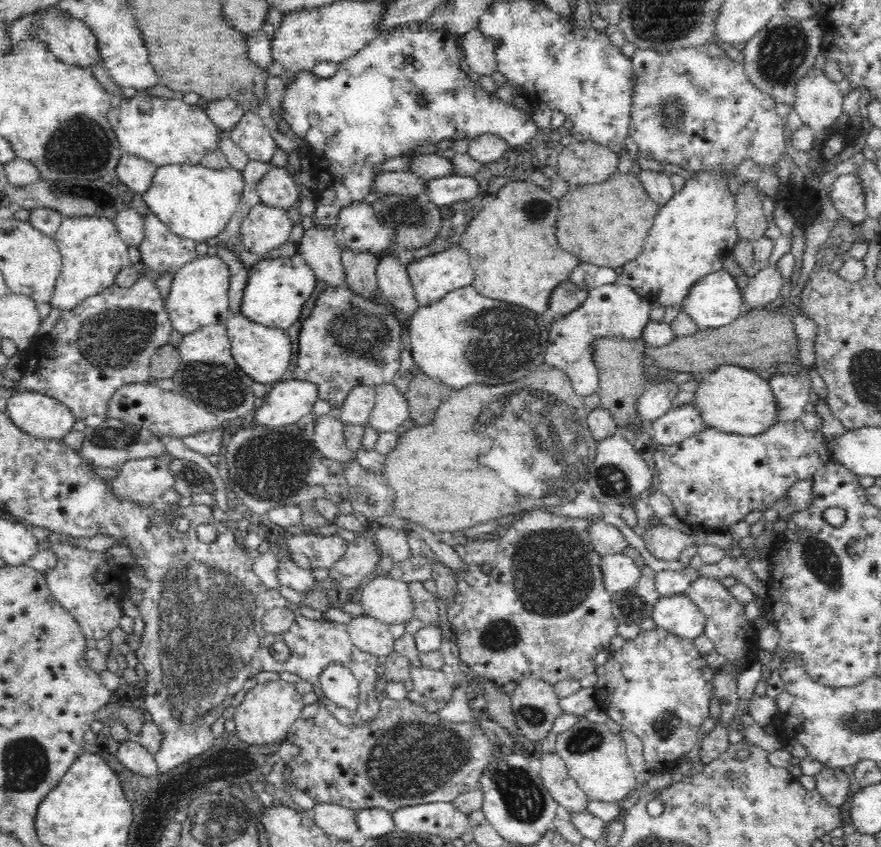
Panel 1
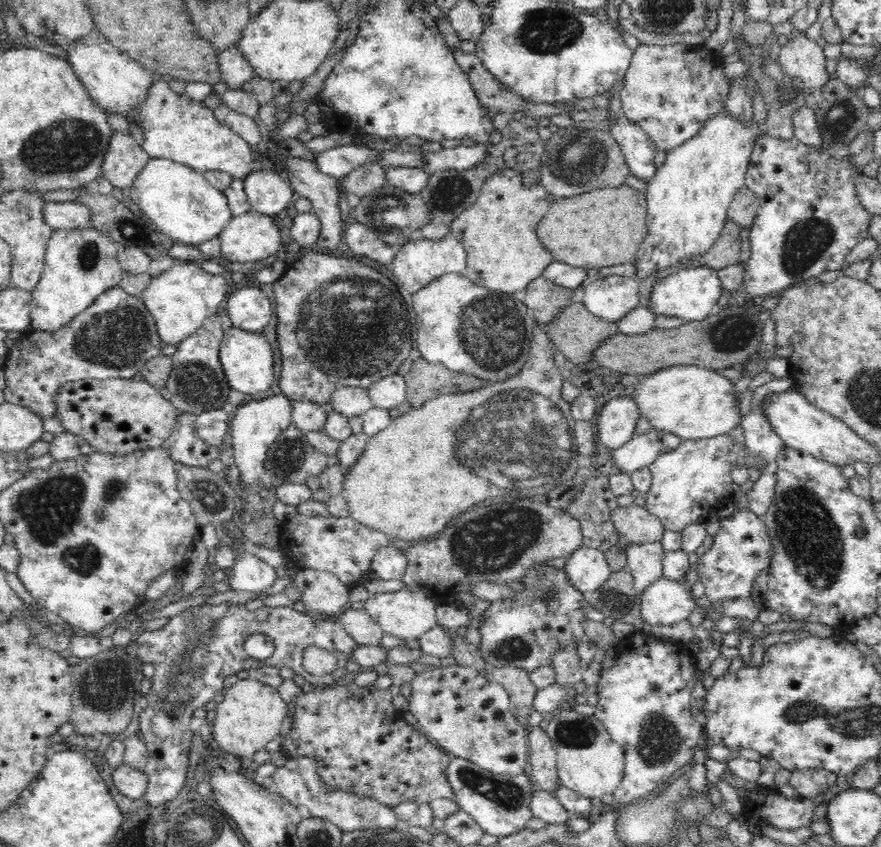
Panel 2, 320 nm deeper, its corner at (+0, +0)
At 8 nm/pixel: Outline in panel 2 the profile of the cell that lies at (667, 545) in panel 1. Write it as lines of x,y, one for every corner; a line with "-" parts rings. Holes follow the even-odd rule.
619,506
613,513
613,522
620,537
626,537
629,544
661,543
667,530
661,519
643,506

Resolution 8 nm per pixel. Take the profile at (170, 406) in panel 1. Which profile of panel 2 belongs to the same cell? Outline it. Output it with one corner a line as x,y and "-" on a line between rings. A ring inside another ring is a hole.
107,378
68,382
58,394
59,414
65,431
82,437
100,453
126,454
162,447
175,434
182,411
146,380

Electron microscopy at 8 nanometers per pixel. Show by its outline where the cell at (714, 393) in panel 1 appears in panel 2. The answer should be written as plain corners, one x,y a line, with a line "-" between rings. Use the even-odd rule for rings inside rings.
672,366
672,368
658,370
646,376
645,380
639,381
632,394
640,405
642,415
650,419
652,428
677,434
684,441
714,438
738,428
743,421
738,396
740,397
740,392
736,394
732,380
718,374
717,370
703,366

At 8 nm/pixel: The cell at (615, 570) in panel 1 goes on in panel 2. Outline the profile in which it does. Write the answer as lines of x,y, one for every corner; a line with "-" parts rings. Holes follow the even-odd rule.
586,546
568,557
564,569
568,571
572,585
585,593
598,590
613,573
605,552

